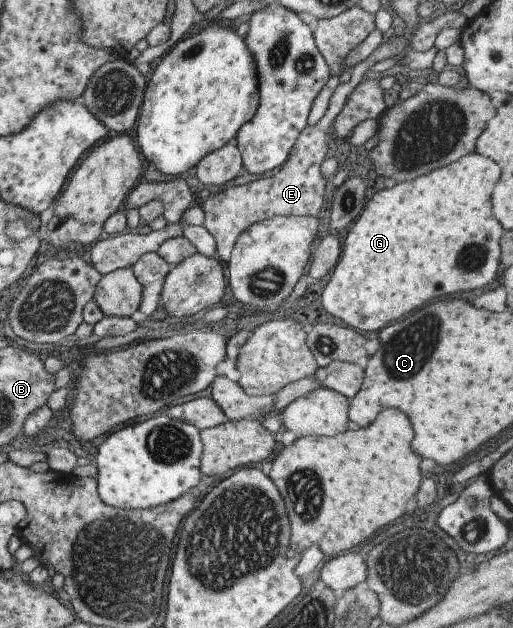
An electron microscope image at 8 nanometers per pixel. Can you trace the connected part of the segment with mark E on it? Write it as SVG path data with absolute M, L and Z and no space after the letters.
M399 36L389 37L385 44L377 47L375 52L370 53L365 60L354 64L348 82L338 84L335 92L331 94L327 114L316 124L306 125L303 128L290 148L287 162L276 174L268 179L251 181L246 185L231 185L228 188L220 189L217 193L203 200L201 207L204 212L204 221L201 225L213 236L217 250L216 257L221 262L227 262L236 236L251 223L272 216L305 215L315 217L322 214L321 202L323 202L323 189L326 179L321 178L321 174L319 174L319 164L323 162L327 150L325 144L326 128L329 128L329 124L331 124L337 112L341 110L349 93L360 83L362 75L371 66L373 67L372 64L376 62L375 67L379 67L381 62L387 60L387 58L402 56L405 48L408 48L408 46L403 38Z

